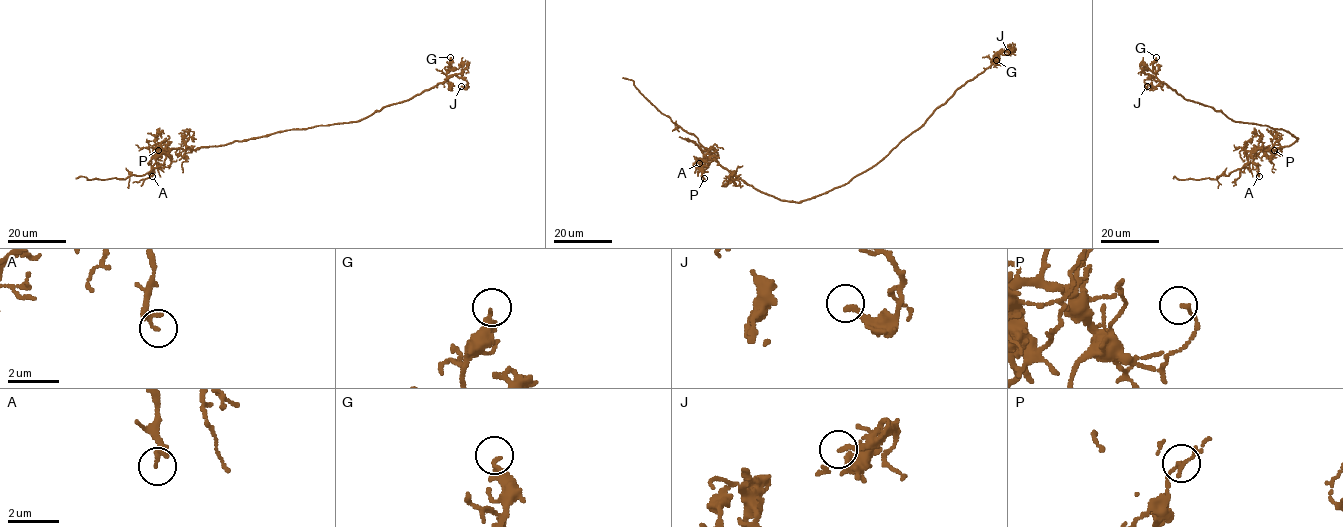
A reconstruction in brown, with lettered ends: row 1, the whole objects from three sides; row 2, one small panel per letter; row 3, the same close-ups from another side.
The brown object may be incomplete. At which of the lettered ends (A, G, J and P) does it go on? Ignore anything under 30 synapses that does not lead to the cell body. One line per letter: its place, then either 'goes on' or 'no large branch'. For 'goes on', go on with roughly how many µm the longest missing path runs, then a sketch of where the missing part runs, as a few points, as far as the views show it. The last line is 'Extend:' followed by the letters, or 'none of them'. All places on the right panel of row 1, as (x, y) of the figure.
A: (1259, 176) | no large branch
G: (1156, 57) | no large branch
J: (1147, 86) | no large branch
P: (1274, 150) | no large branch
Extend: none of them

